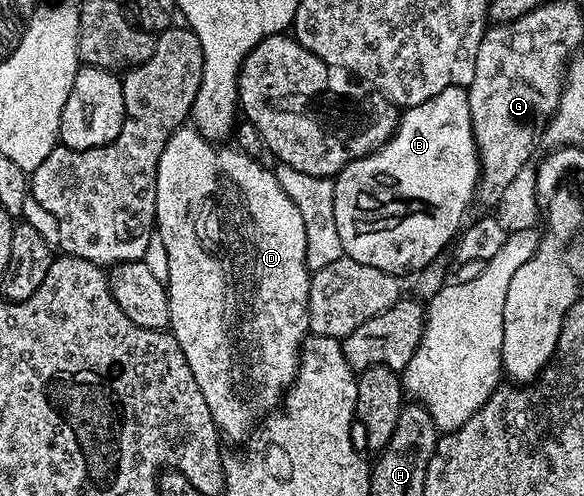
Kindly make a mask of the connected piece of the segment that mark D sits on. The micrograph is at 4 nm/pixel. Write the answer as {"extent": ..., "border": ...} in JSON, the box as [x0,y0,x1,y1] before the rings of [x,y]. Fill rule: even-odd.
{"extent":[156,124,312,441],"border":[[[183,124],[164,146],[160,154],[160,164],[156,174],[156,238],[164,244],[164,252],[168,252],[168,293],[170,295],[169,333],[180,344],[184,352],[184,360],[188,360],[188,368],[196,376],[196,384],[200,384],[200,392],[204,392],[204,404],[208,404],[208,412],[212,412],[212,420],[219,431],[232,441],[249,439],[262,419],[279,409],[284,395],[289,390],[298,374],[298,355],[302,353],[302,341],[308,337],[310,317],[308,316],[308,292],[310,291],[310,275],[312,271],[306,266],[306,237],[304,236],[304,219],[300,216],[300,208],[292,204],[288,192],[280,184],[273,169],[268,165],[261,166],[254,158],[249,158],[242,150],[233,150],[230,144],[209,142],[193,125]]]}

